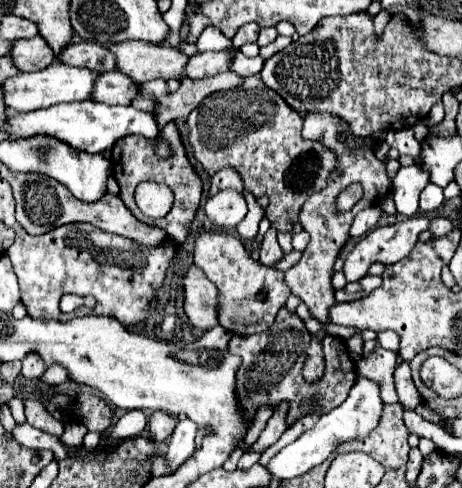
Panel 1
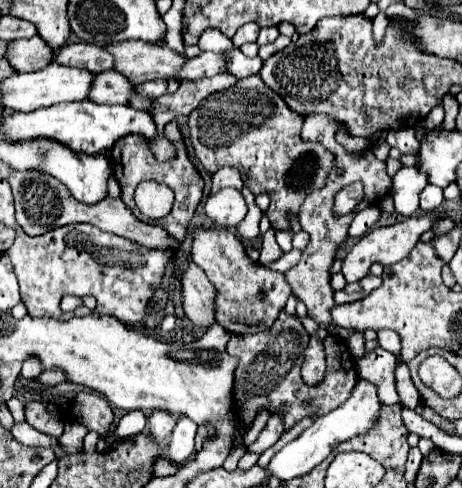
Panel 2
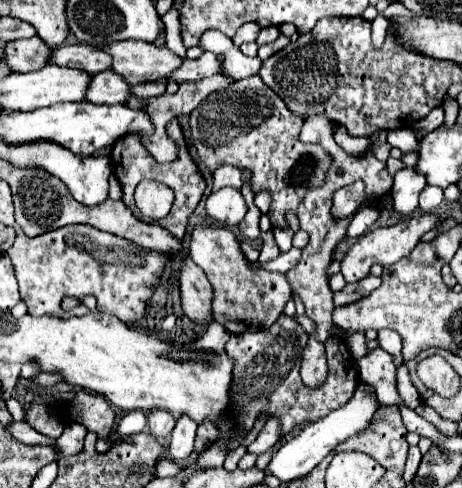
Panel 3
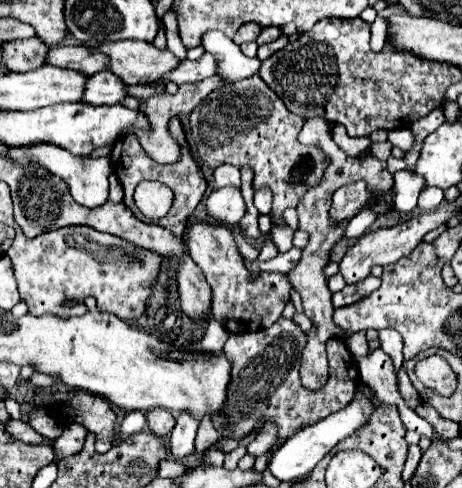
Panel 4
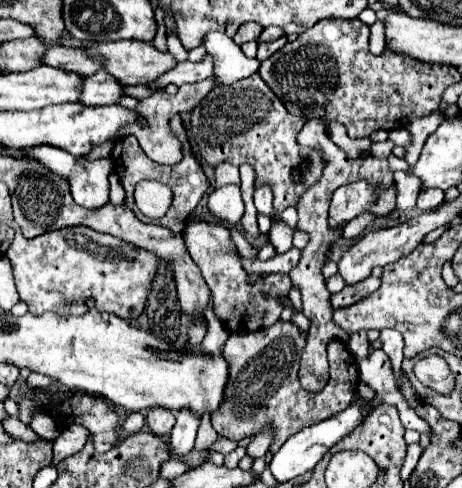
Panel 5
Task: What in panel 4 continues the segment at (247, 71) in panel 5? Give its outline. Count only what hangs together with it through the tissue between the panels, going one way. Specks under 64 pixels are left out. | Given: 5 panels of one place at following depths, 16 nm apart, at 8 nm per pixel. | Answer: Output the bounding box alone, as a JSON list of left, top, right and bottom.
[200,30,260,82]

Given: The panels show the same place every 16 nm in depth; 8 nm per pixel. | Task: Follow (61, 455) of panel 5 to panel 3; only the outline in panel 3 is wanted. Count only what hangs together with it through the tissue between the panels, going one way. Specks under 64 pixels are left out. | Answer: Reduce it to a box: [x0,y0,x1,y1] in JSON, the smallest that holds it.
[56,422,86,456]

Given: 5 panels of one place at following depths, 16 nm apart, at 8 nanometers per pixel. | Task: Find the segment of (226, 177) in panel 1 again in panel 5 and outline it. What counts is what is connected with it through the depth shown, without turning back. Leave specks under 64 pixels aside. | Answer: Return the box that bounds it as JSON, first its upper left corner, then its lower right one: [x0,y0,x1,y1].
[214,164,240,188]

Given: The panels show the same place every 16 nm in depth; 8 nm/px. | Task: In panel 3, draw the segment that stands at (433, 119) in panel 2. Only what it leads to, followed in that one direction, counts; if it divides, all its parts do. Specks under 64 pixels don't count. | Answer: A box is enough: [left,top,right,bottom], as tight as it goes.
[414,106,444,136]

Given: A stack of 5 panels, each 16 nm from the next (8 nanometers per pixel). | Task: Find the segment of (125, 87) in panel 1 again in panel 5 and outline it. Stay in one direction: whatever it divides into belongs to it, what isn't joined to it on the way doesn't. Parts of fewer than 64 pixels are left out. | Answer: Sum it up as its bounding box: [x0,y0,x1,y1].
[80,70,126,106]

